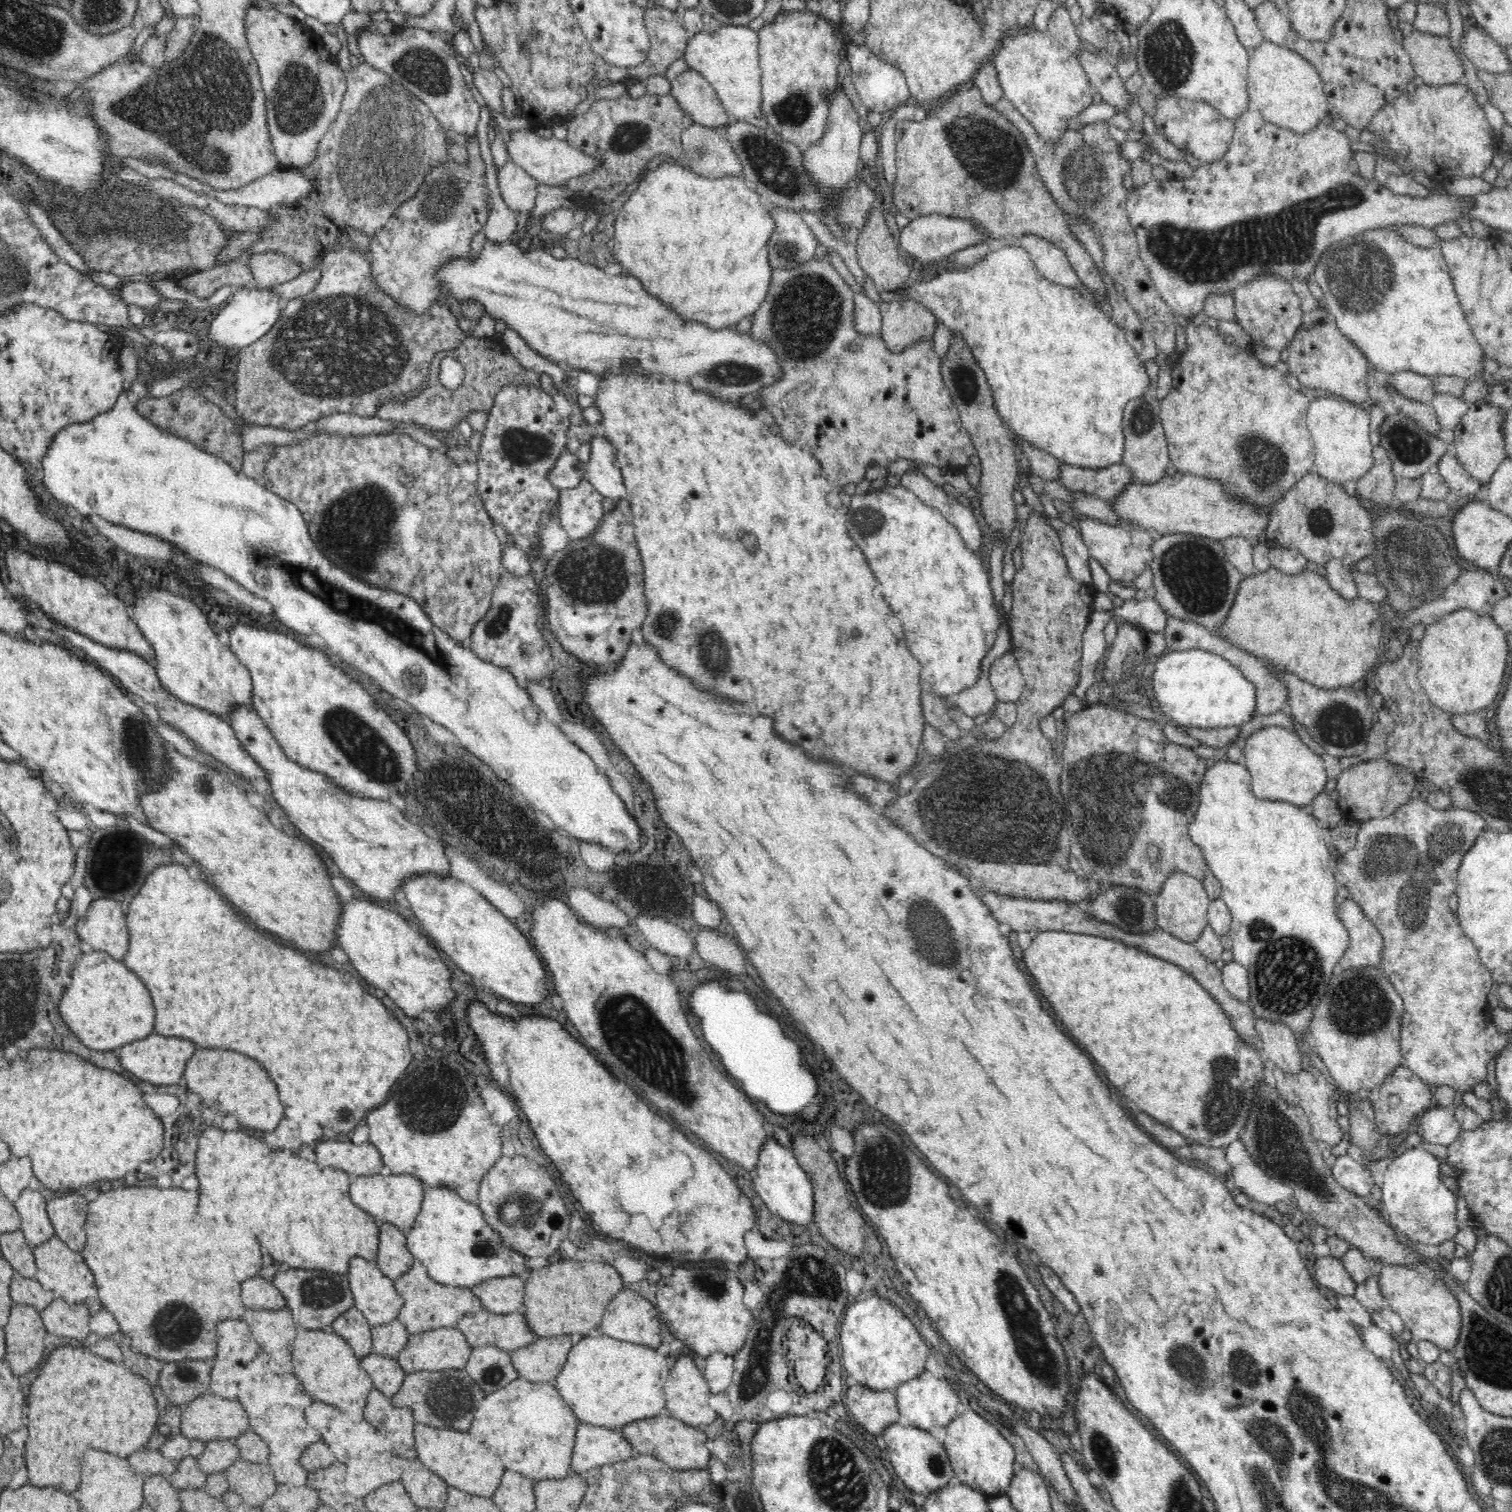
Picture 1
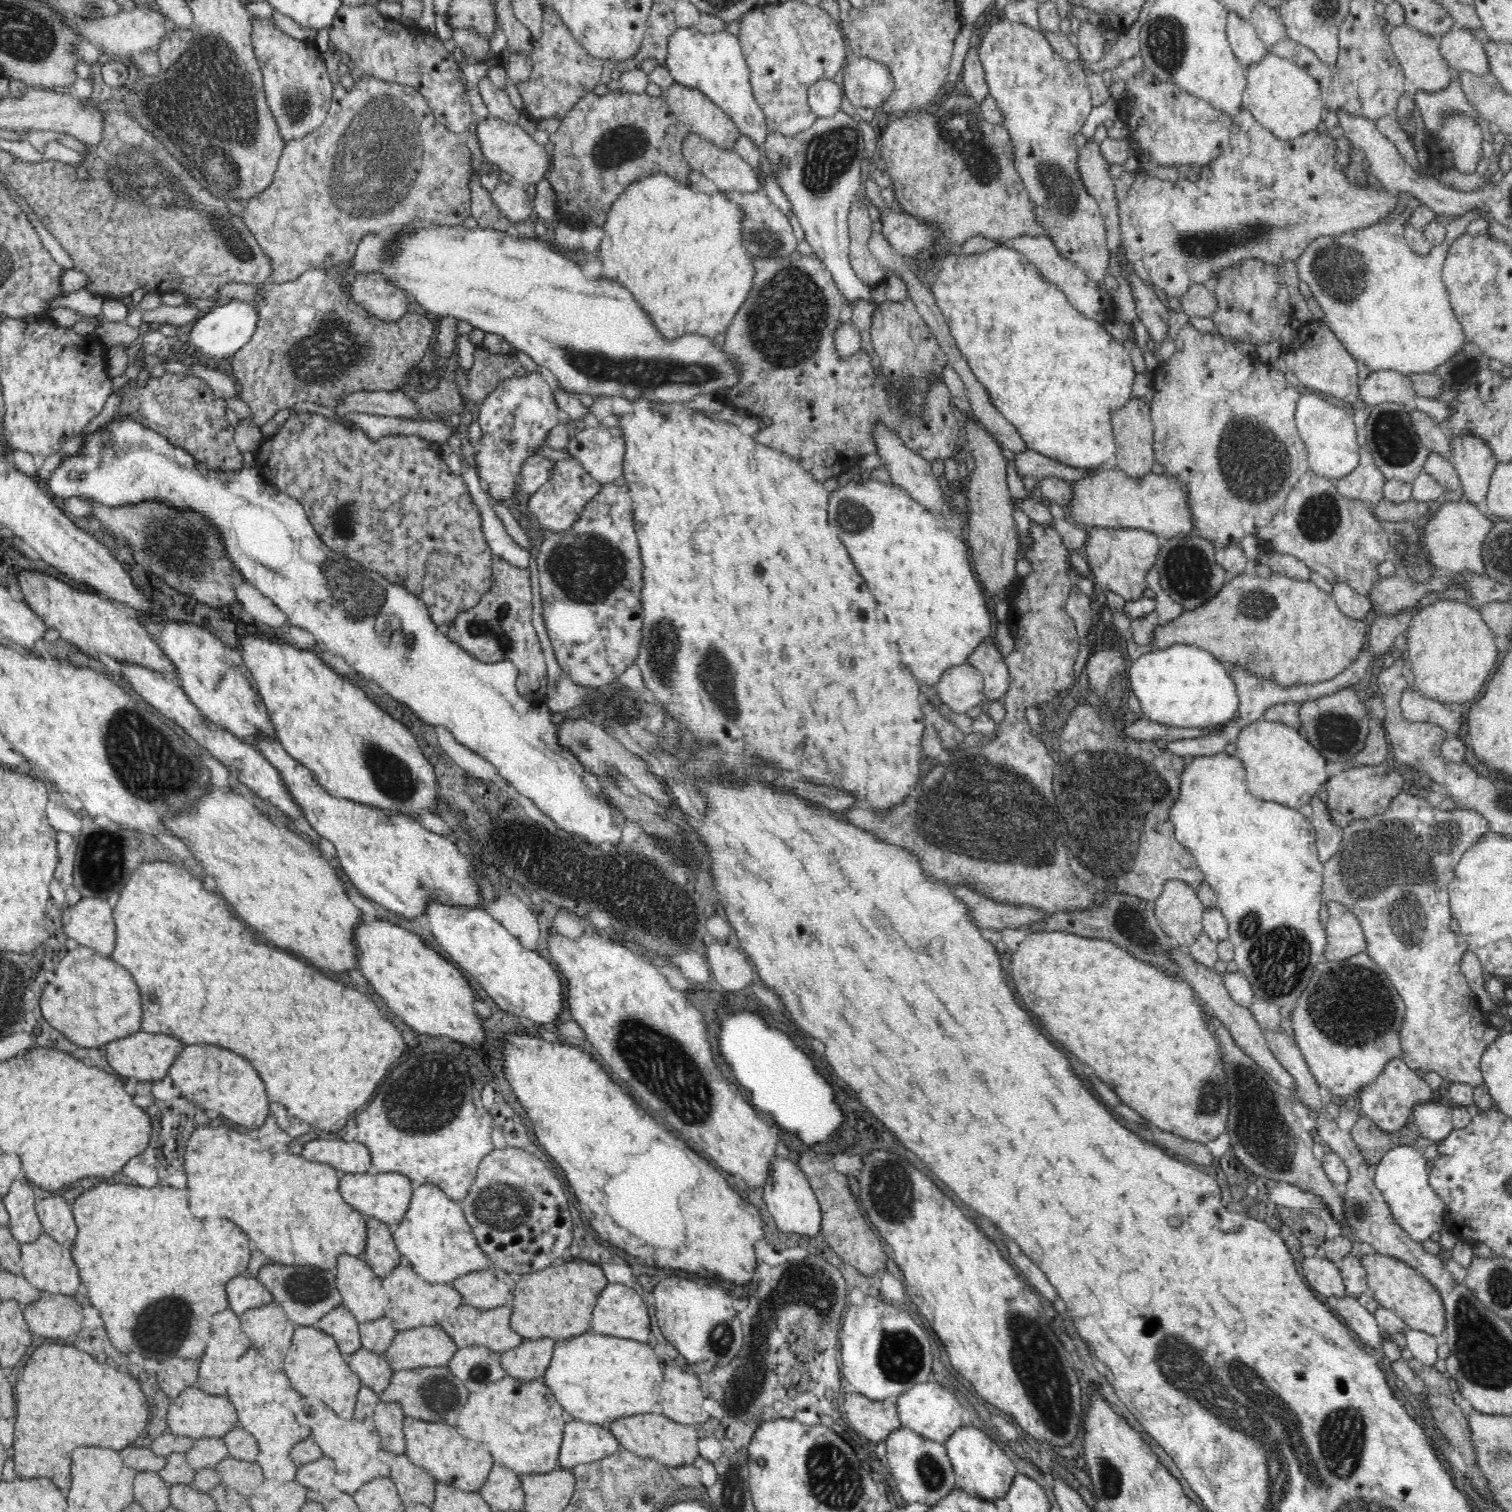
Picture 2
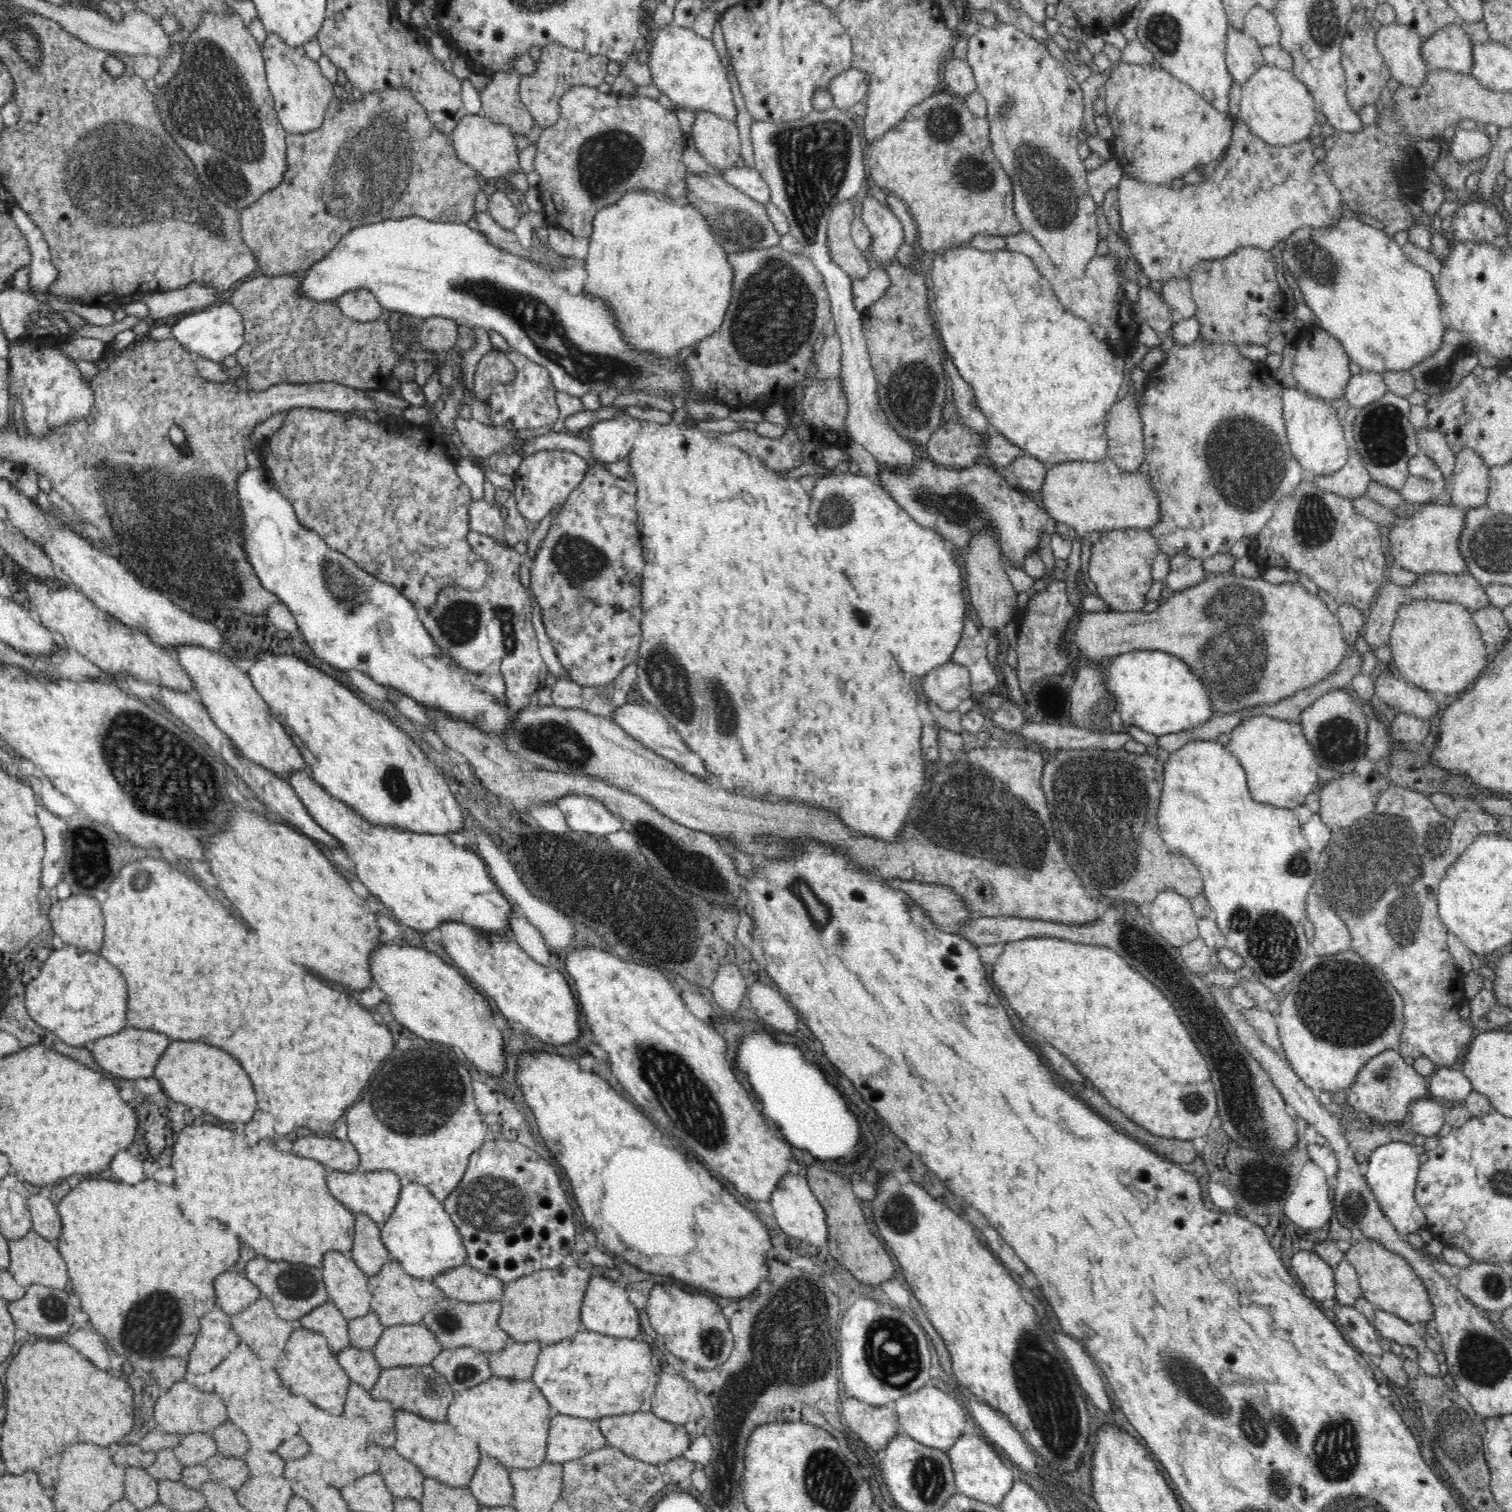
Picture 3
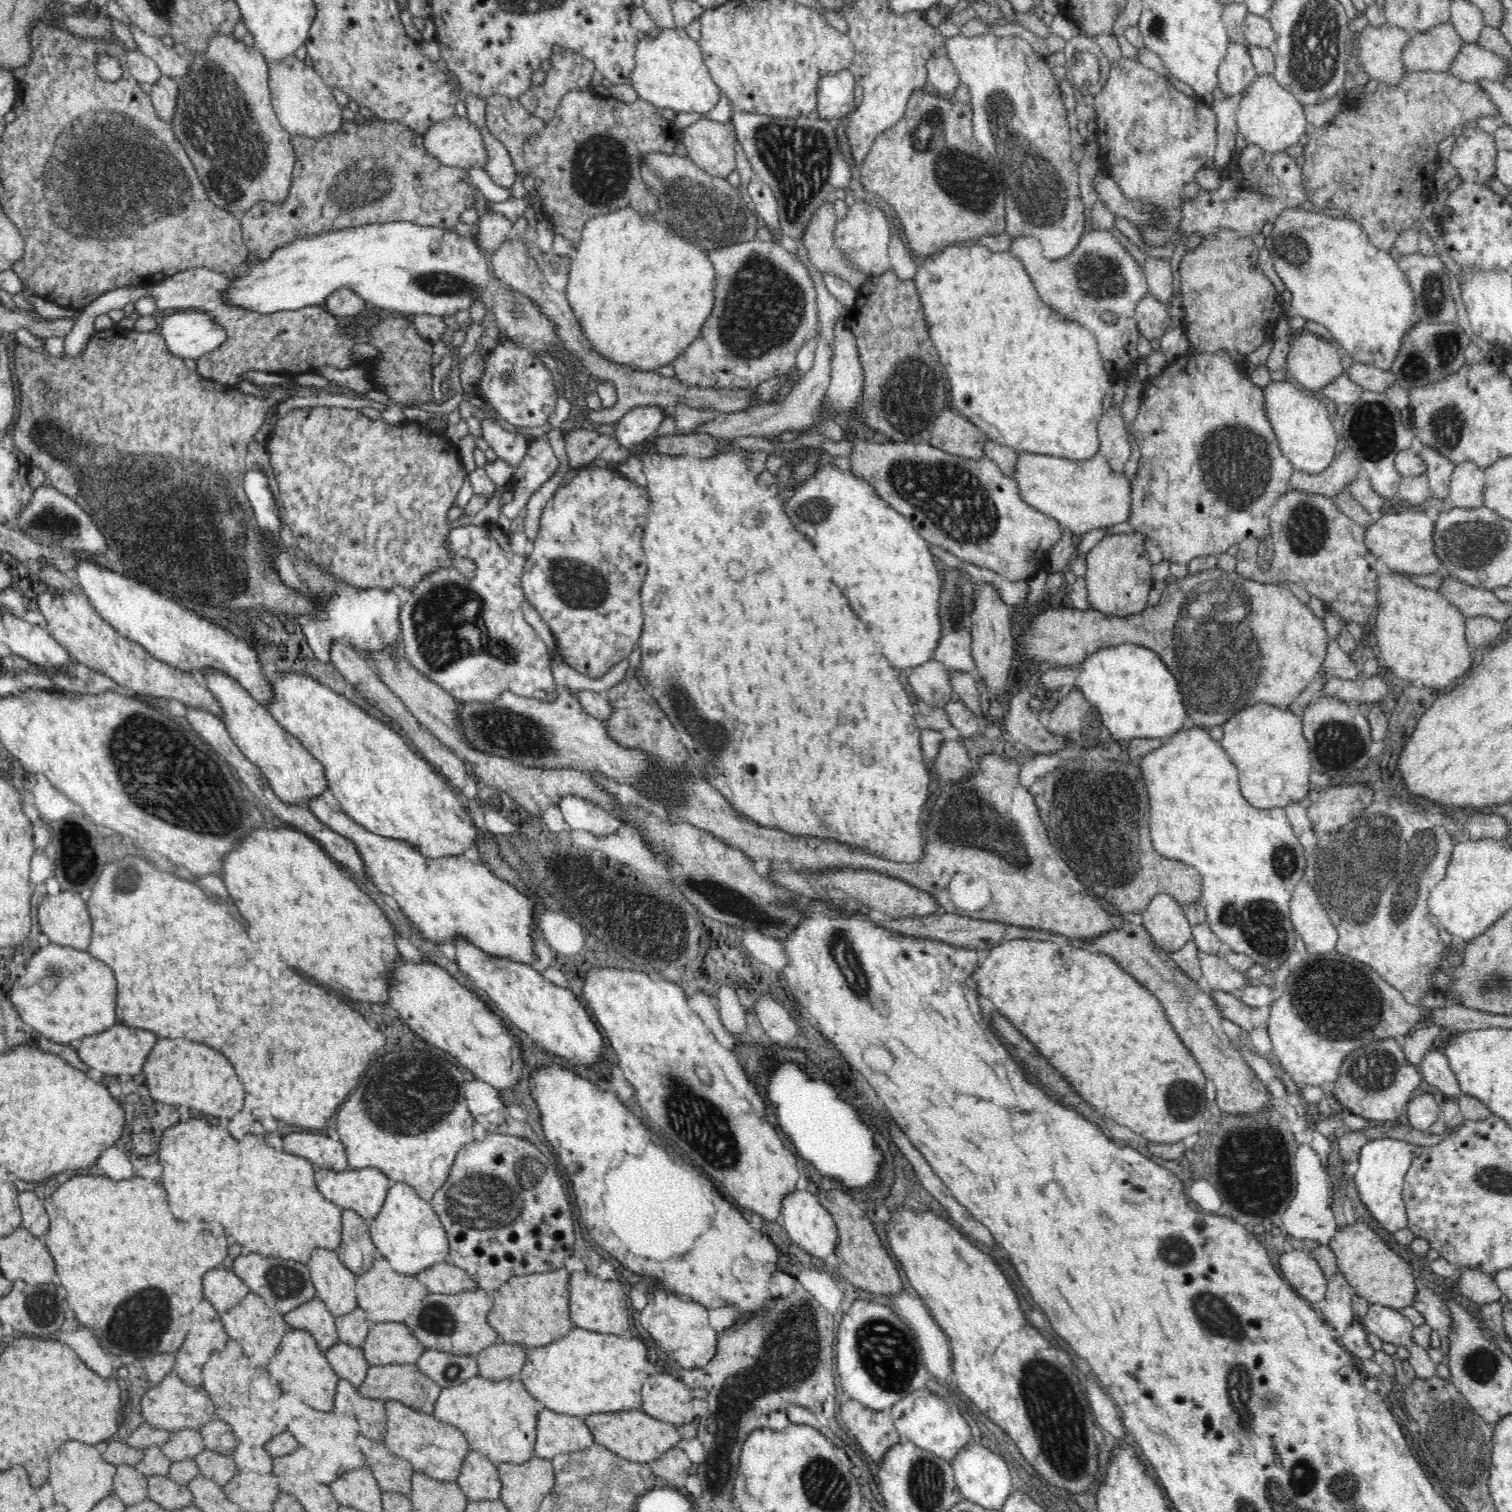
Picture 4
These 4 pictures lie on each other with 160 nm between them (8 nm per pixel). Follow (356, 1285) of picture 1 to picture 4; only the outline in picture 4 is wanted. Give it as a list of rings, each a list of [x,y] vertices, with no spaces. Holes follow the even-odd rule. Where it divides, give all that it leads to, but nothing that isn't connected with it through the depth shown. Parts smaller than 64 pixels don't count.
[[[322,1247],[313,1250],[306,1263],[317,1297],[324,1301],[335,1317],[342,1317],[358,1308],[354,1293],[355,1275],[338,1256],[337,1251]]]

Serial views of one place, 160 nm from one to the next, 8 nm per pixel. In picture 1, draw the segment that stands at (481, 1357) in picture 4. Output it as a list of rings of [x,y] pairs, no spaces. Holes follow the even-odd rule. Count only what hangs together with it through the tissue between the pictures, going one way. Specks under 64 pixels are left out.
[[[570,1335],[537,1337],[533,1343],[509,1354],[520,1378],[534,1383],[549,1383],[560,1374],[572,1346]]]

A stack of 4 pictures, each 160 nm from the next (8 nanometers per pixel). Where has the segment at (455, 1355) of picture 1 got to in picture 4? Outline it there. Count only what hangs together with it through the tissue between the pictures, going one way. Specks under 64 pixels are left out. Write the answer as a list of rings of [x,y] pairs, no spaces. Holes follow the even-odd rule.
[[[381,1322],[370,1324],[370,1330],[361,1349],[370,1366],[385,1366],[397,1363],[416,1365],[426,1348],[404,1323]]]

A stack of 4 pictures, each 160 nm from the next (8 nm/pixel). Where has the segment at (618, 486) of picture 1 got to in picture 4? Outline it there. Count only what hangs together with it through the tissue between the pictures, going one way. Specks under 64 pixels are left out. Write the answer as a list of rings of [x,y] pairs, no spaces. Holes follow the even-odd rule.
[[[634,407],[617,420],[611,436],[622,448],[632,448],[632,446],[644,443],[660,428],[664,420],[664,410],[673,416],[673,412],[668,407]]]

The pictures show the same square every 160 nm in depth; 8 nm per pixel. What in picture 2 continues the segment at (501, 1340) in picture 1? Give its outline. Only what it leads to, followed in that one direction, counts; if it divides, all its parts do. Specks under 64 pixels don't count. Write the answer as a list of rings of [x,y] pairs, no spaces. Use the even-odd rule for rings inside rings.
[[[464,1304],[451,1311],[442,1320],[438,1320],[438,1326],[442,1327],[452,1337],[452,1340],[459,1349],[466,1347],[466,1344],[484,1344],[485,1347],[499,1354],[500,1352],[520,1346],[524,1340],[522,1335],[514,1332],[512,1327],[510,1327],[512,1310],[513,1307],[509,1305],[498,1306],[498,1308],[488,1310]]]

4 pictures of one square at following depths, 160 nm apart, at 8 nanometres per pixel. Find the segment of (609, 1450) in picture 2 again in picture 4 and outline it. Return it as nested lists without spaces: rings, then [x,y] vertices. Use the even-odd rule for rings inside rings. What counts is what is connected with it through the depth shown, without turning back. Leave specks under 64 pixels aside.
[[[539,1407],[534,1456],[552,1459],[558,1454],[588,1449],[592,1444],[595,1444],[594,1435],[583,1418],[558,1414],[548,1408]]]

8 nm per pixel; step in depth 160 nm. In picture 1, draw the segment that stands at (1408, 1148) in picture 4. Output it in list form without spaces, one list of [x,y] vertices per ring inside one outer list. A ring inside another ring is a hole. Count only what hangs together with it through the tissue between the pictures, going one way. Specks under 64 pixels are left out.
[[[1427,1146],[1406,1150],[1389,1165],[1381,1184],[1389,1226],[1411,1242],[1432,1250],[1452,1240],[1464,1226],[1457,1221],[1456,1194],[1442,1182],[1441,1161]]]

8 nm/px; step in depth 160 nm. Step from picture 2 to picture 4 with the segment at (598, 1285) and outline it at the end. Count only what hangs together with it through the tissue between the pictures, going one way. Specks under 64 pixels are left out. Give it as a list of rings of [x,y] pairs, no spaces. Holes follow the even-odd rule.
[[[562,1267],[554,1272],[512,1277],[502,1283],[488,1313],[488,1323],[506,1343],[542,1347],[564,1338],[576,1326],[570,1320],[568,1302],[570,1272]]]

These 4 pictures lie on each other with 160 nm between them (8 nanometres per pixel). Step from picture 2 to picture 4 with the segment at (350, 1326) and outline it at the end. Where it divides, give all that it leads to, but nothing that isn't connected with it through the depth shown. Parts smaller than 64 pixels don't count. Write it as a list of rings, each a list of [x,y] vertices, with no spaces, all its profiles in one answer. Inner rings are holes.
[[[319,1298],[304,1302],[282,1317],[290,1328],[312,1333],[316,1343],[318,1343],[318,1349],[321,1351],[326,1351],[339,1342],[336,1317],[328,1310],[324,1301]]]

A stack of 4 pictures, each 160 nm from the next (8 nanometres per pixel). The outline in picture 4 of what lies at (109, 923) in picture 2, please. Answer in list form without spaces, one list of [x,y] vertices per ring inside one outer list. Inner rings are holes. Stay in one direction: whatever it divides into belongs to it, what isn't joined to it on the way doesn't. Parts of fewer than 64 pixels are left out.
[[[77,888],[74,892],[60,891],[56,896],[46,897],[37,908],[37,917],[41,932],[48,936],[51,943],[69,946],[79,951],[86,951],[92,936],[92,919],[86,902],[80,897]]]

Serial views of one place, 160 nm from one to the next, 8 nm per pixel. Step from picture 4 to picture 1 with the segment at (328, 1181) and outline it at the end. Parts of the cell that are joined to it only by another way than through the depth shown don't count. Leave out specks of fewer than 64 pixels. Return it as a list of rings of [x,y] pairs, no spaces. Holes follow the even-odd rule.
[[[383,1172],[374,1176],[351,1176],[350,1199],[365,1210],[377,1222],[394,1224],[400,1231],[406,1233],[413,1228],[424,1196],[424,1184],[412,1175]]]

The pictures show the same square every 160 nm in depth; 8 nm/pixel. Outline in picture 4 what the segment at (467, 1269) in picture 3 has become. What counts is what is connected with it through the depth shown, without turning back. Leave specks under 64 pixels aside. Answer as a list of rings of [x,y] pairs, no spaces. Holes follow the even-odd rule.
[[[448,1261],[438,1262],[437,1265],[418,1272],[415,1277],[426,1286],[428,1292],[434,1294],[458,1294],[479,1289],[476,1281],[466,1271]]]

